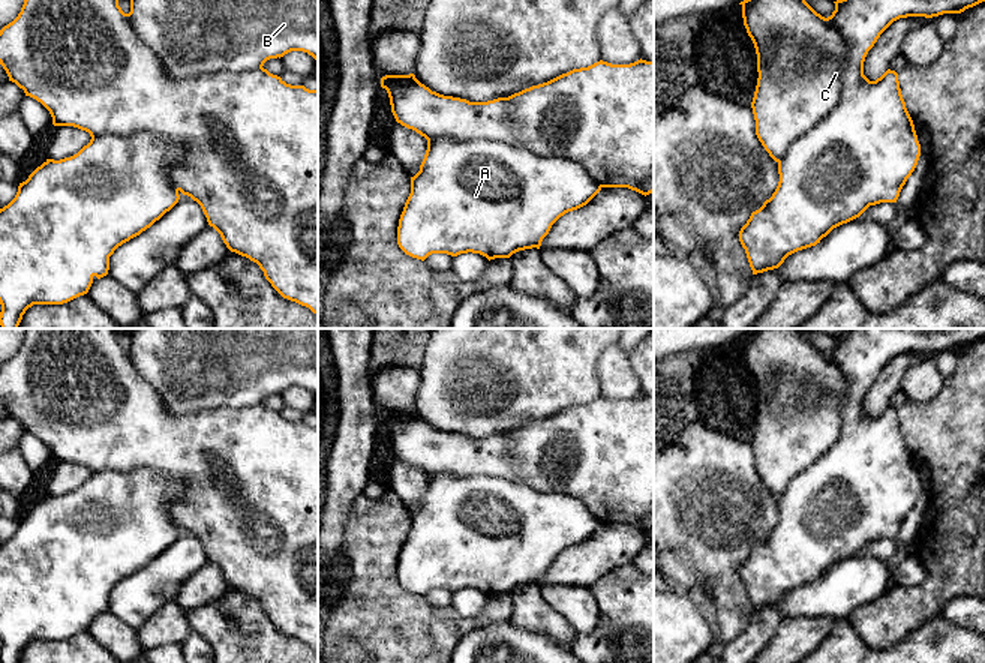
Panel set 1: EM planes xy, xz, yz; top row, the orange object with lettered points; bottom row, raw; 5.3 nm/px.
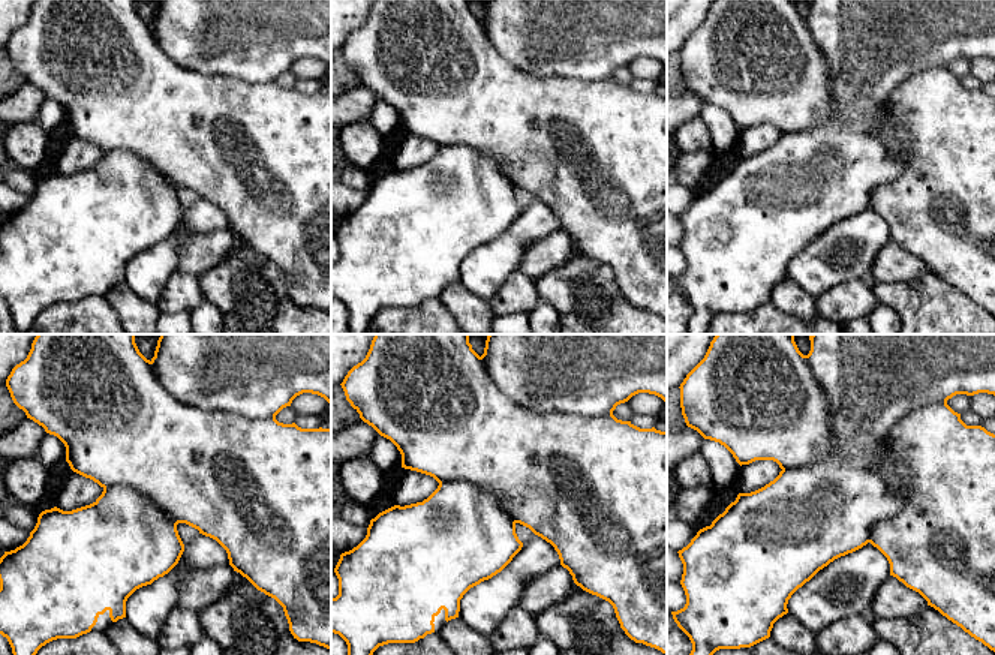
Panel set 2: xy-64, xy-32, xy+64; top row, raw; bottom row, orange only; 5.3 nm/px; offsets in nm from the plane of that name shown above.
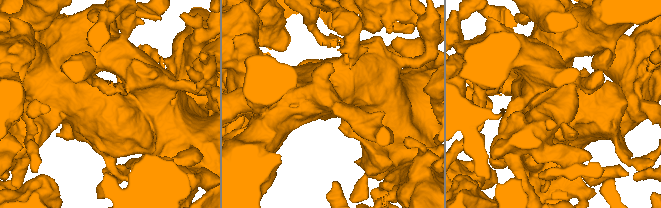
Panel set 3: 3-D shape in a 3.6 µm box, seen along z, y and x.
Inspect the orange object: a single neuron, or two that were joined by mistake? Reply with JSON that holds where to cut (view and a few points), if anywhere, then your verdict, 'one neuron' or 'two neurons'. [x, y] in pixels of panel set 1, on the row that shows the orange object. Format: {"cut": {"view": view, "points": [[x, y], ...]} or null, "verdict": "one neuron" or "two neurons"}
{"cut": {"view": "xz", "points": [[428, 141], [492, 140], [565, 156], [601, 186]]}, "verdict": "two neurons"}

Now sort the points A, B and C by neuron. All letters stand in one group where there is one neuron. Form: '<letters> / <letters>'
A B / C

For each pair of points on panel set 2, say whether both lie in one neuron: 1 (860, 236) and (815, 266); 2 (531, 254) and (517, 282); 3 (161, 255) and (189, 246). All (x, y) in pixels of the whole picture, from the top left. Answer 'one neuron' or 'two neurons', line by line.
1: one neuron
2: two neurons
3: two neurons

